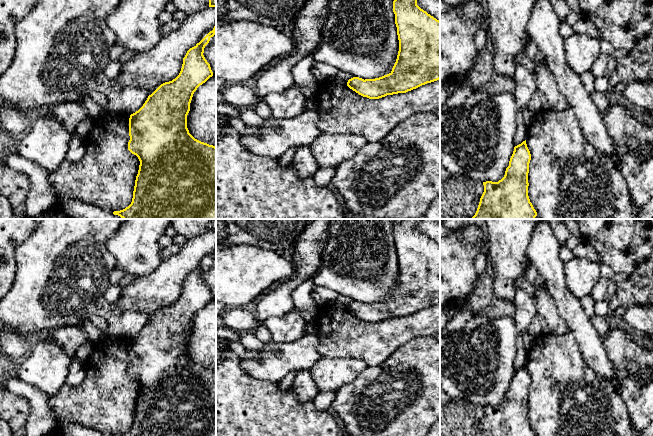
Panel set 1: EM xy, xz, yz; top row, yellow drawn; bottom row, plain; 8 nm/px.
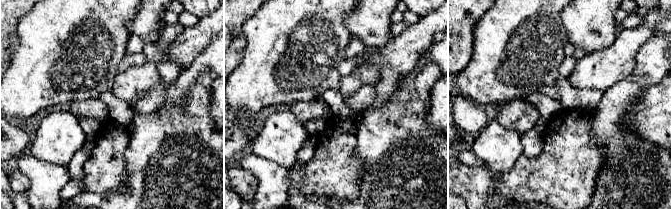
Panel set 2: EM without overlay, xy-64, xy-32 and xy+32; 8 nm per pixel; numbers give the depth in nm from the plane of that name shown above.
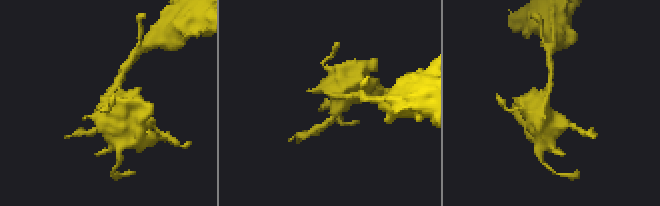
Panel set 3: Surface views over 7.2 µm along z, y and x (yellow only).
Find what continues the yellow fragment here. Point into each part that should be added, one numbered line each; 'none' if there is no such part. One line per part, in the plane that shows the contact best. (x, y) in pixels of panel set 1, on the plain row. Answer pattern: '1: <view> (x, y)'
none

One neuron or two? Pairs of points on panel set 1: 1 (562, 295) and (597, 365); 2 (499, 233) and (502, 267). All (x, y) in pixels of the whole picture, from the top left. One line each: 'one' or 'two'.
1: one
2: one

